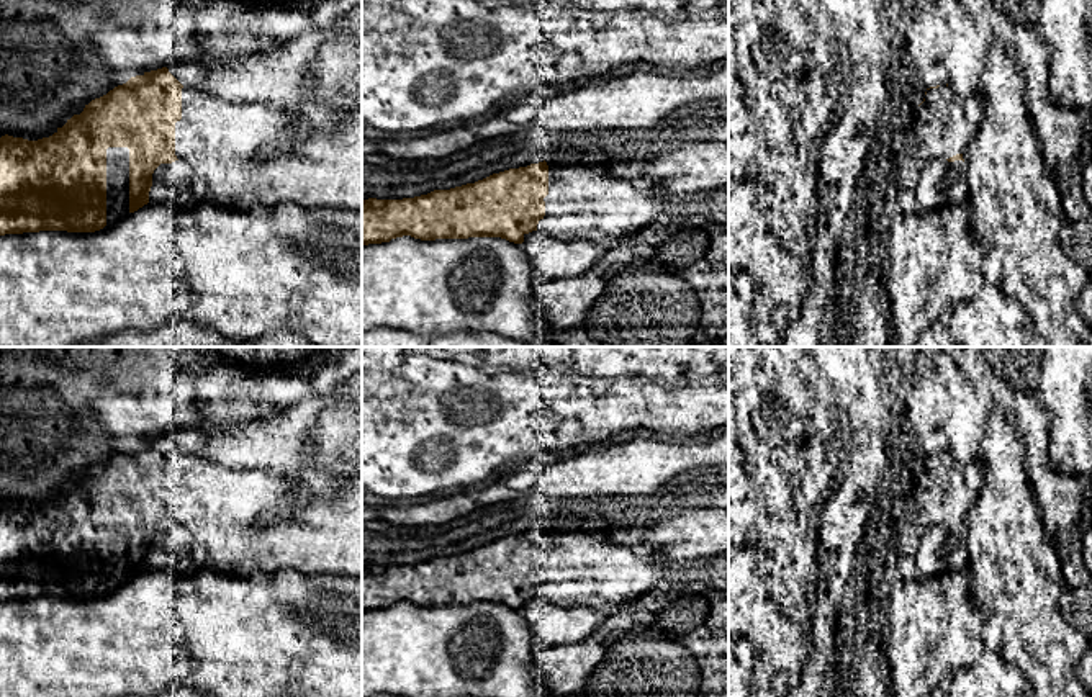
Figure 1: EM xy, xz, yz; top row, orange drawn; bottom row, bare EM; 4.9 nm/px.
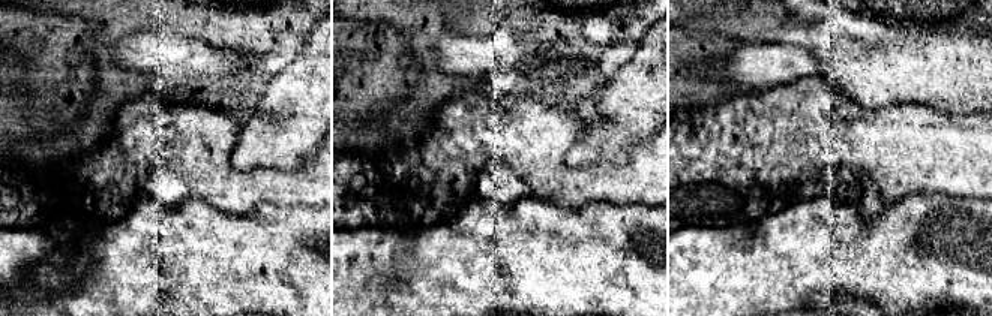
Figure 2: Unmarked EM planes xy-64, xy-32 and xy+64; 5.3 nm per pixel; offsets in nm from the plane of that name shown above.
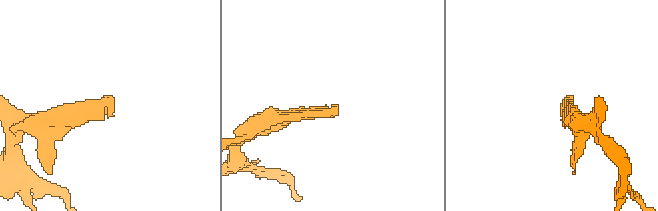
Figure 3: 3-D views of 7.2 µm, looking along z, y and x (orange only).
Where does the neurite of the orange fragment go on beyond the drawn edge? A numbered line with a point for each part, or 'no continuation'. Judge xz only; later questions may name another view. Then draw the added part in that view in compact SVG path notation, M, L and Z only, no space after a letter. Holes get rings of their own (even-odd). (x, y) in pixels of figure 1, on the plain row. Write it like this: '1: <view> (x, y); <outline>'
1: xz (588, 570); M584 532L548 533L548 561L544 568L545 582L539 587L537 597L562 607L586 605L594 609L602 604L619 607L643 597L663 582L671 591L684 591L711 581L714 587L729 591L729 555L714 556L704 566L660 566L650 555L637 555L630 546Z

